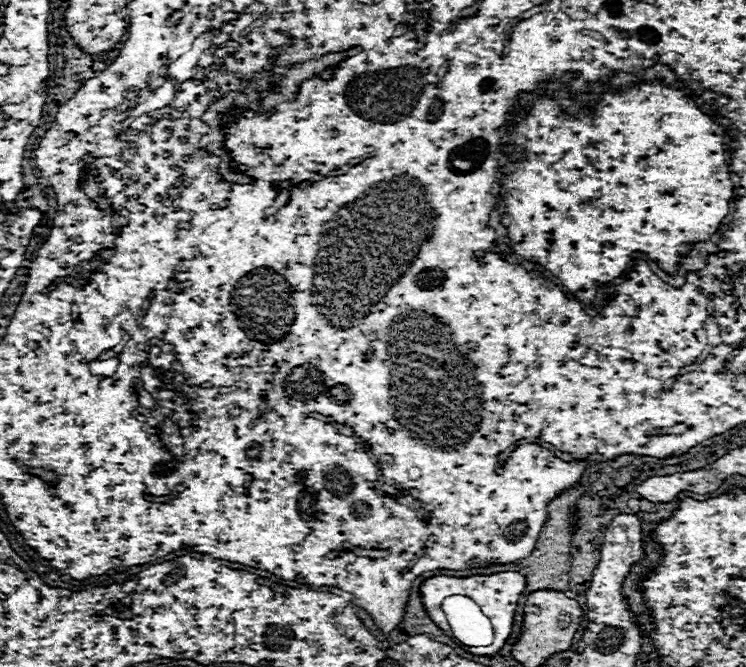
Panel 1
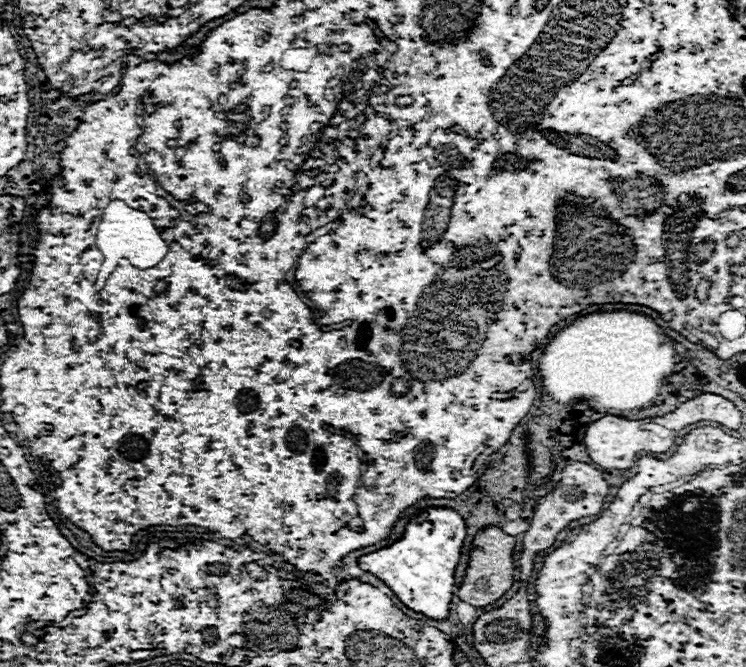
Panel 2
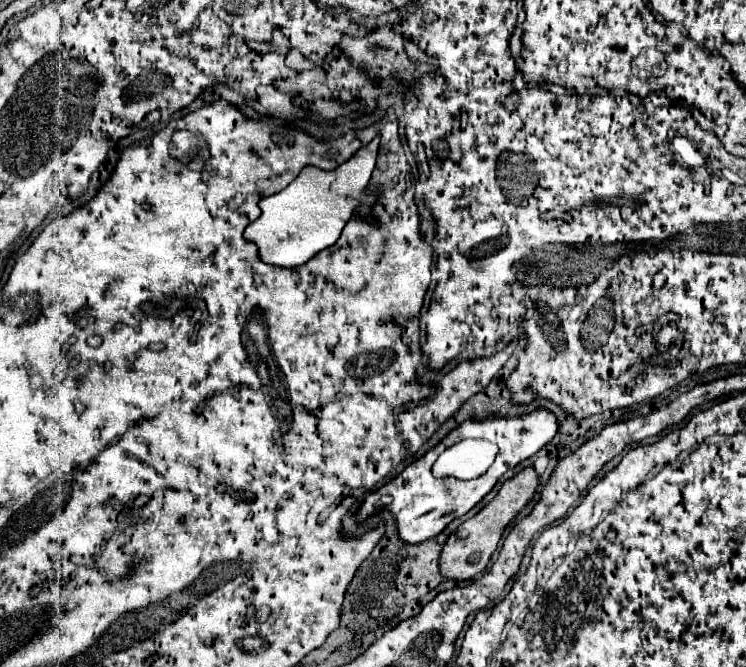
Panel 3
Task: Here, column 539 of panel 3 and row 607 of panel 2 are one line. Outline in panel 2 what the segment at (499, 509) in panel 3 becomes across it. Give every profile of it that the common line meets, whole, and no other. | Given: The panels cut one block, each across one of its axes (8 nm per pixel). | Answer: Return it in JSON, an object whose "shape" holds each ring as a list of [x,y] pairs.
{"shape":[[[486,528],[478,532],[478,536],[472,542],[472,556],[468,562],[466,576],[456,596],[474,608],[484,608],[498,602],[514,584],[514,546],[516,538],[504,534],[500,528]]]}

